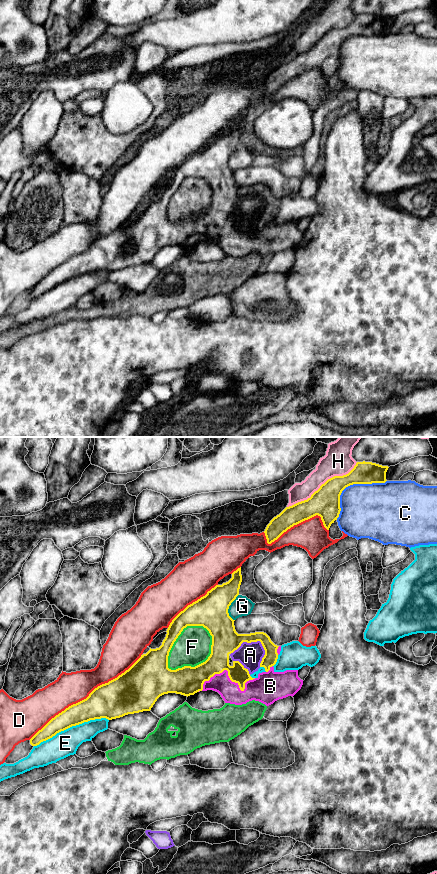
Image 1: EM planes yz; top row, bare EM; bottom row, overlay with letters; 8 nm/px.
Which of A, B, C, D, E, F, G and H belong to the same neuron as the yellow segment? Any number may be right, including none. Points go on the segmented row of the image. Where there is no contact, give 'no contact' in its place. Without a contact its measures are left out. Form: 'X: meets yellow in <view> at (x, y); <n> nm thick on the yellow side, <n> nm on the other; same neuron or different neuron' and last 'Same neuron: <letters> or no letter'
A: meets yellow in yz at (249, 642); 220 nm thick on the yellow side, 200 nm on the other; different neuron
B: meets yellow in yz at (228, 675); 180 nm thick on the yellow side, 170 nm on the other; same neuron
C: meets yellow in yz at (350, 484); 240 nm thick on the yellow side, 440 nm on the other; different neuron
D: meets yellow in yz at (86, 698); 300 nm thick on the yellow side, 260 nm on the other; different neuron
E: meets yellow in yz at (71, 726); 200 nm thick on the yellow side, 200 nm on the other; different neuron
F: meets yellow in yz at (179, 634); 200 nm thick on the yellow side, 280 nm on the other; different neuron
G: meets yellow in yz at (228, 607); 280 nm thick on the yellow side, 160 nm on the other; different neuron
H: meets yellow in yz at (322, 484); 240 nm thick on the yellow side, 220 nm on the other; different neuron
Same neuron: B

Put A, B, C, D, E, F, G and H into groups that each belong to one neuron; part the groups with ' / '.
A / B / C / D / E / F / G / H

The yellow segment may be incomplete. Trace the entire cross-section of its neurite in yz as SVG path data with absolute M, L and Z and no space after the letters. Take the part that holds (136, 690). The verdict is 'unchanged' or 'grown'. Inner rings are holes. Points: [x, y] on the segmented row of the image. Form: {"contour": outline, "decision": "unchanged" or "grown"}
{"contour": "M241 567L232 573L232 578L222 585L216 585L207 594L181 611L170 623L165 639L159 648L151 649L141 657L124 673L117 678L95 688L89 696L71 706L52 718L31 739L30 744L37 746L57 733L72 726L88 722L90 720L106 718L108 720L123 717L128 714L150 711L157 699L168 693L176 693L184 696L194 695L200 691L213 690L218 692L225 703L242 705L249 701L259 701L266 706L279 699L294 696L302 687L303 680L298 677L298 670L286 670L275 672L274 665L277 662L281 646L275 645L264 632L250 634L238 634L234 621L228 613L229 606L239 595L242 582ZM187 626L203 626L212 636L211 654L208 659L195 666L184 666L176 670L168 668L169 652ZM260 641L265 655L260 667L265 671L252 678L239 661L233 661L229 665L229 655L237 650L243 642L251 643Z", "decision": "grown"}

